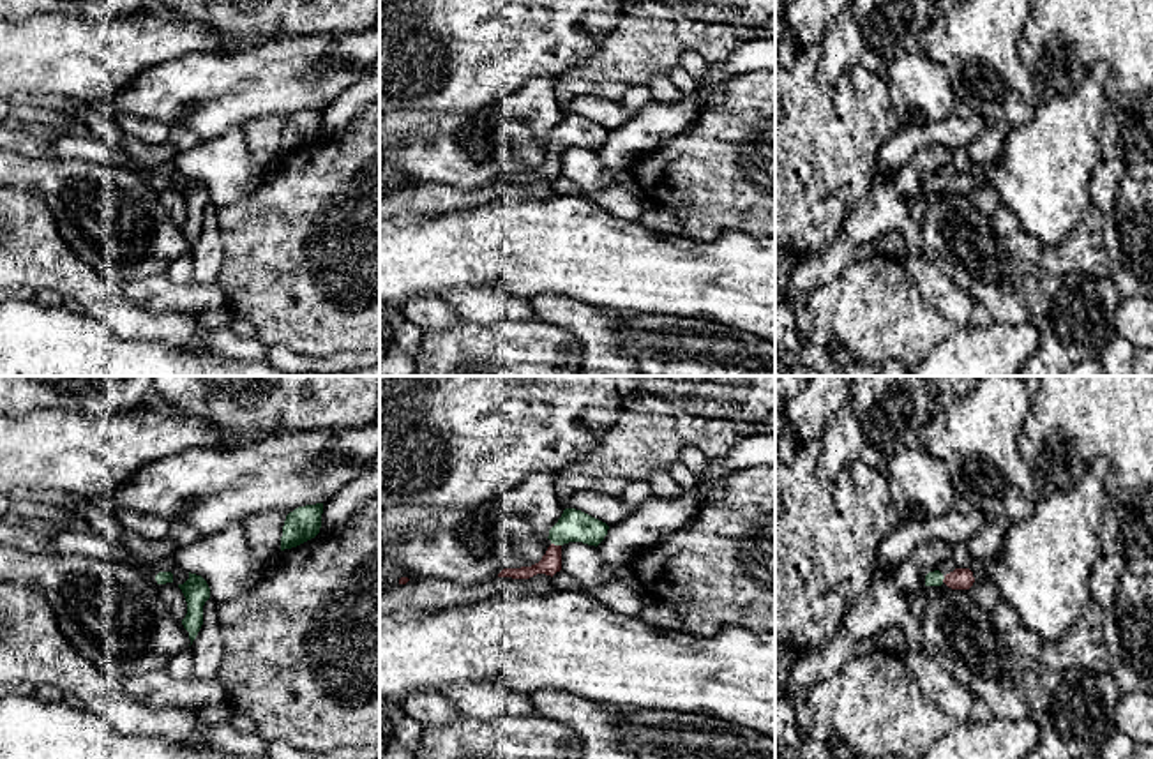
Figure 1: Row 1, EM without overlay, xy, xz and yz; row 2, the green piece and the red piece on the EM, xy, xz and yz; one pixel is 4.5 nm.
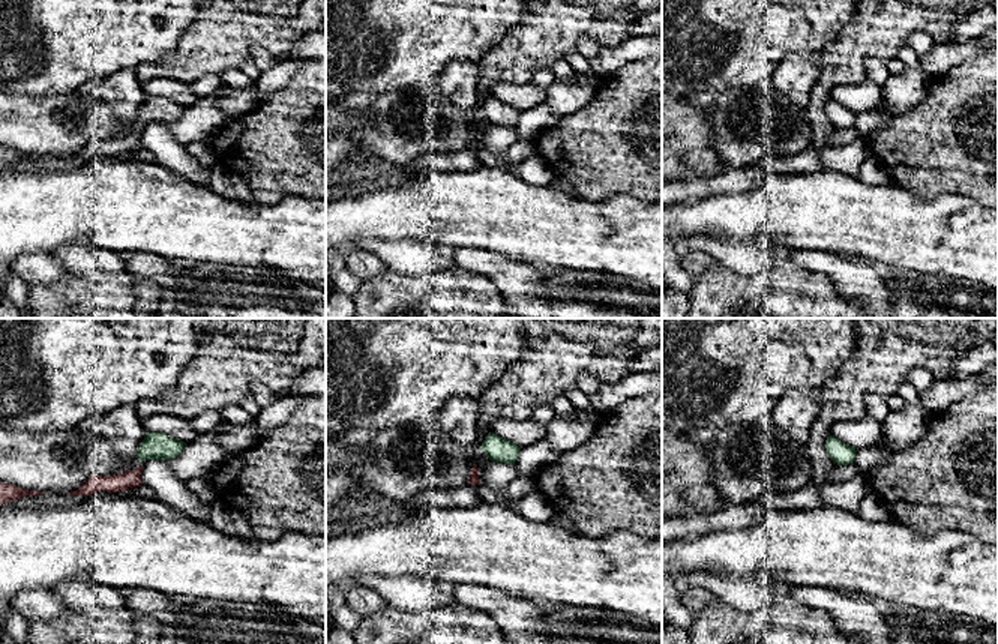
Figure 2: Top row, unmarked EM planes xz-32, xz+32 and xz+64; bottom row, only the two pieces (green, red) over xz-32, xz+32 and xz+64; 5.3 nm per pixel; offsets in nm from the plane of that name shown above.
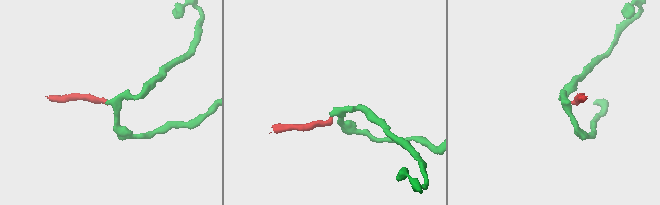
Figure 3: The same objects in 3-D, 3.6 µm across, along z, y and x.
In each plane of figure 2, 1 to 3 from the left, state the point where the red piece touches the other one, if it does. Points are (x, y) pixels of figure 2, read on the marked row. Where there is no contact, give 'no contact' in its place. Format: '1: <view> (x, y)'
1: no contact
2: no contact
3: no contact

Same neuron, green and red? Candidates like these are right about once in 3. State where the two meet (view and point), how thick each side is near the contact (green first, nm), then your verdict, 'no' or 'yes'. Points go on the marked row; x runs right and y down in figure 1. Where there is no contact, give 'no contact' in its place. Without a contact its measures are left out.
xz (557, 544) | 140/100 nm | yes

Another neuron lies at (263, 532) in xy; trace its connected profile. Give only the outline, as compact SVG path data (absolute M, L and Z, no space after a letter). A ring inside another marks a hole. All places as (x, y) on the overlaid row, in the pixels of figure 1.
M265 512L244 521L245 540L251 554L263 565L270 563L281 551L281 537L286 515Z

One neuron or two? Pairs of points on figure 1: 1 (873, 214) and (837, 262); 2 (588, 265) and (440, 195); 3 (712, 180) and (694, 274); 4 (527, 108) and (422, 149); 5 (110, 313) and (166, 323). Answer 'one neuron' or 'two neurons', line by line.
1: one neuron
2: two neurons
3: two neurons
4: two neurons
5: one neuron

